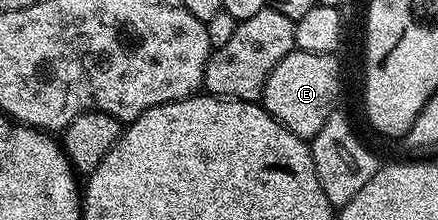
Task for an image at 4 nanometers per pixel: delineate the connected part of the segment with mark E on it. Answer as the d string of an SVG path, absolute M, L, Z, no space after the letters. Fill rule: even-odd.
M298 50L281 58L265 82L261 97L263 109L278 124L310 142L338 105L335 103L339 100L339 64L335 59L332 54L309 54Z

